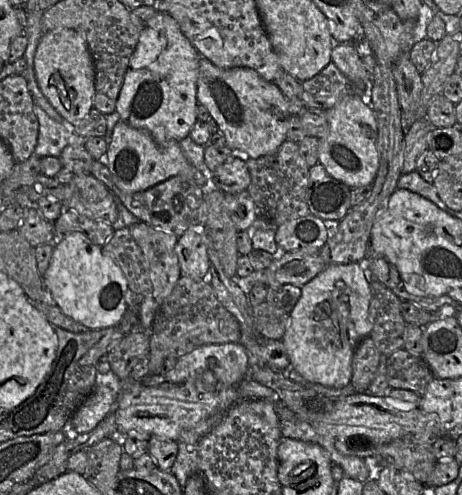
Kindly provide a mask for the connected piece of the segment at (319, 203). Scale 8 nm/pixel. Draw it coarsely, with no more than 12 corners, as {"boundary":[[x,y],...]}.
{"boundary":[[321,163],[309,170],[310,213],[342,220],[351,188],[331,177]]}

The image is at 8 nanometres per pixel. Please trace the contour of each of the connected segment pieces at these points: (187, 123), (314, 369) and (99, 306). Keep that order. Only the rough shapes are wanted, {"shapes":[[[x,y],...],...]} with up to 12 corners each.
{"shapes":[[[158,11],[116,104],[159,144],[198,121],[201,57]],[[359,262],[301,287],[281,339],[306,384],[350,384],[371,332]],[[84,233],[54,246],[42,276],[89,330],[120,323],[128,282]]]}

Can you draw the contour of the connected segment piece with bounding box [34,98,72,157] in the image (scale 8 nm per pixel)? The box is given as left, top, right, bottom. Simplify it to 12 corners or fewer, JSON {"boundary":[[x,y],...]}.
{"boundary":[[36,102],[39,134],[34,154],[60,157],[72,126],[52,119]]}

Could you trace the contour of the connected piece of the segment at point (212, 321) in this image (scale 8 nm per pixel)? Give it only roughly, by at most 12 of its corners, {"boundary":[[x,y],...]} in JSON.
{"boundary":[[181,276],[150,330],[148,375],[199,346],[239,342],[212,285]]}

